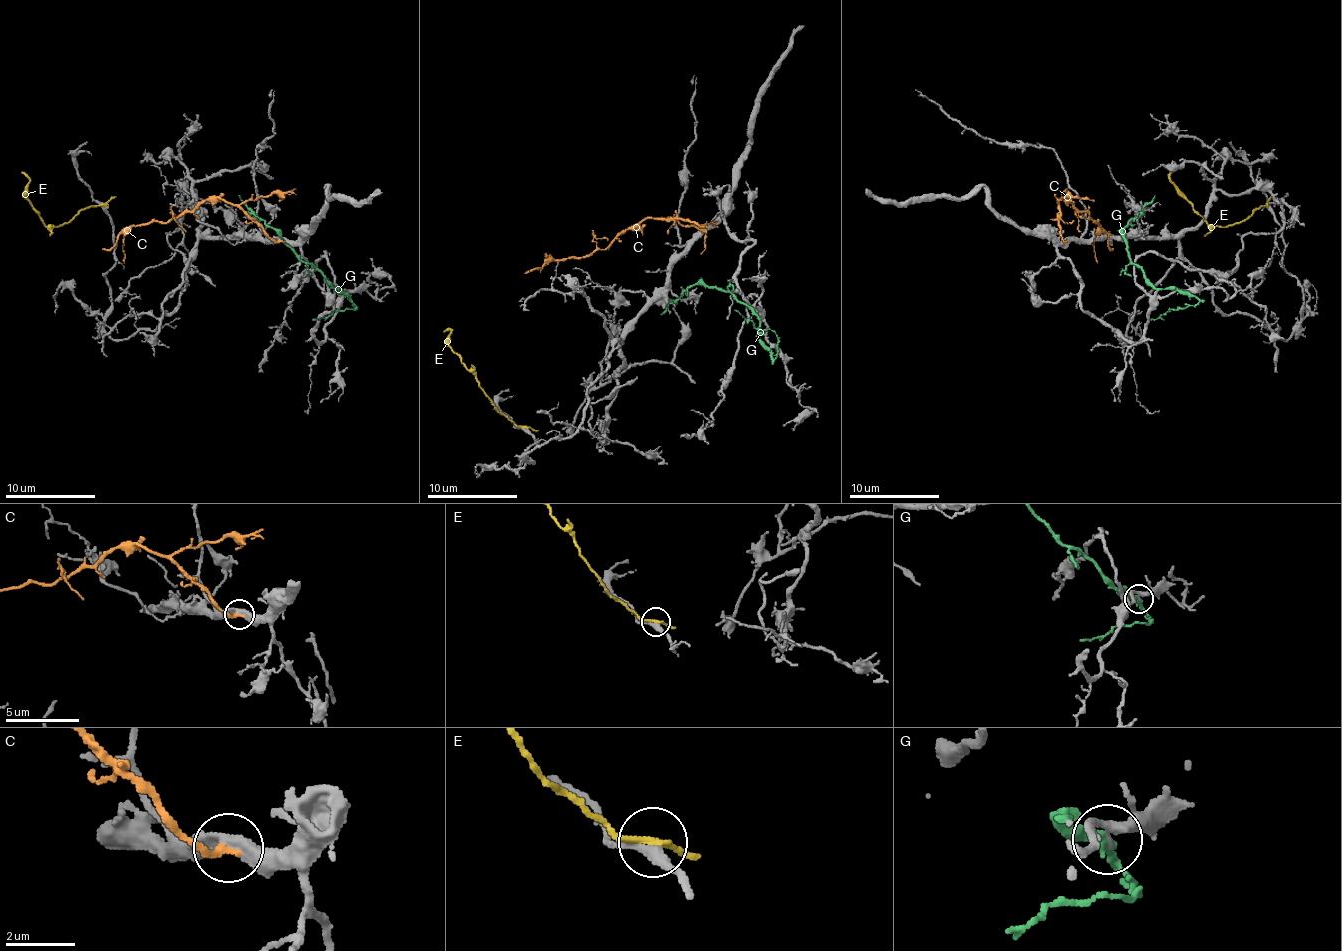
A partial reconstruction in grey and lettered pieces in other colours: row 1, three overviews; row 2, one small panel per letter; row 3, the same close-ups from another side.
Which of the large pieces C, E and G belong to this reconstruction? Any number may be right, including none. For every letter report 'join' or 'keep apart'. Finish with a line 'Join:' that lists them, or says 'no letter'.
C: join
E: keep apart
G: keep apart
Join: C

